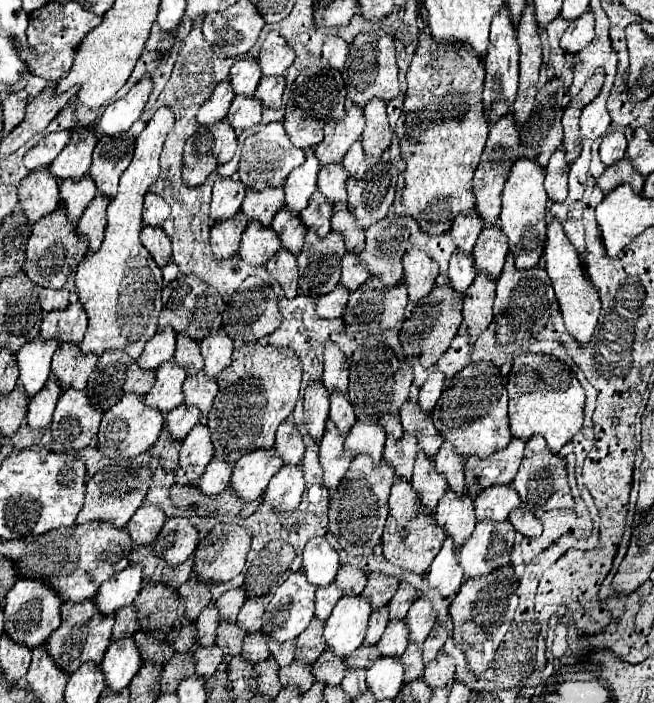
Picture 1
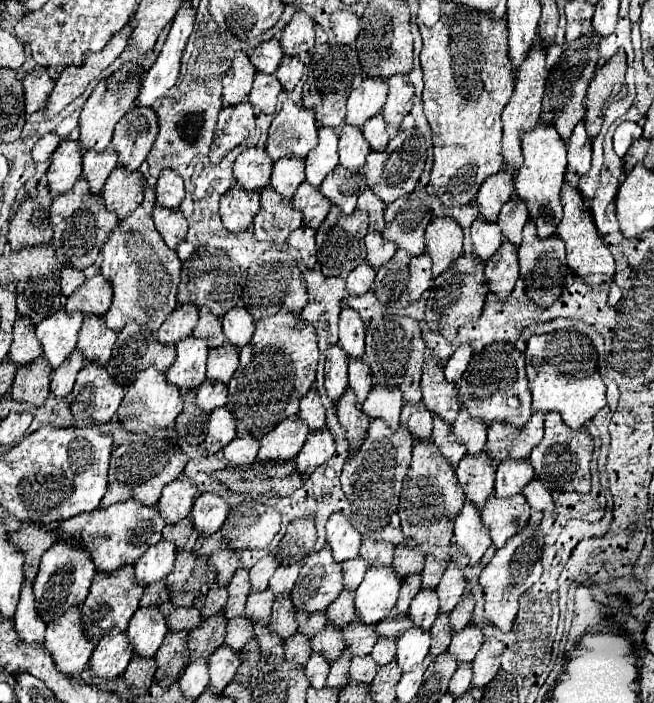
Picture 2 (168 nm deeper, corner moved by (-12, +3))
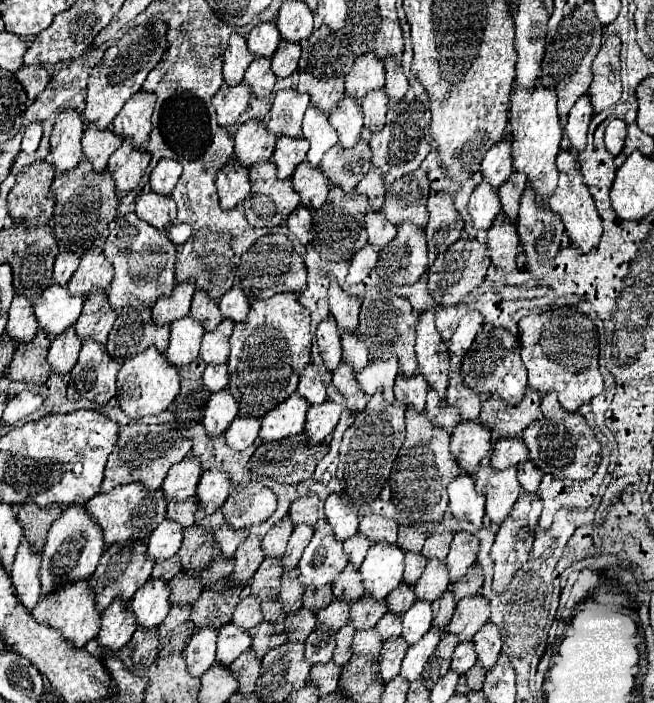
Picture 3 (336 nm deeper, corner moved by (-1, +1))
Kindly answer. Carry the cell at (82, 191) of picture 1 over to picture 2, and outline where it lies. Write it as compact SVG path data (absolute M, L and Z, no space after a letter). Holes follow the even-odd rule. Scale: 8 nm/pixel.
M86 151L82 155L82 179L90 183L90 191L94 195L100 195L108 175L116 169L118 159L116 151L104 151L102 155L94 155L94 151Z

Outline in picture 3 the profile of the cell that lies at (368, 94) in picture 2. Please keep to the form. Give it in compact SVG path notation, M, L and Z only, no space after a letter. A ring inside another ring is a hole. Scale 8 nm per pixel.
M373 51L357 57L351 71L345 77L345 93L355 95L359 101L365 93L373 89L381 89L385 85L385 65Z

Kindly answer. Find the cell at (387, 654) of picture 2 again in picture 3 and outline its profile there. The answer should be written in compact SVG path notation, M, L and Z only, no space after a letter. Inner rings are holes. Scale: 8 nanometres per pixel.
M387 611L381 617L381 621L377 623L377 629L383 635L383 639L389 639L391 635L401 635L401 631L403 631L403 619L399 615Z

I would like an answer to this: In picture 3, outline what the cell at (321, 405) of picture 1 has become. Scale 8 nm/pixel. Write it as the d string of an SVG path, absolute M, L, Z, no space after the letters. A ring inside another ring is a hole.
M331 315L317 325L315 337L317 337L321 357L327 365L327 369L331 369L331 371L337 369L337 365L341 363L341 357L343 357L343 349L341 349L341 331Z

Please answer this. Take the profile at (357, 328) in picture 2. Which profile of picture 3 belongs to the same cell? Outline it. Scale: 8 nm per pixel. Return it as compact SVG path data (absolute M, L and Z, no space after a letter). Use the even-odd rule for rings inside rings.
M331 279L331 287L329 287L329 305L331 305L331 315L335 317L337 325L343 331L355 331L357 329L361 299L343 291L335 279Z

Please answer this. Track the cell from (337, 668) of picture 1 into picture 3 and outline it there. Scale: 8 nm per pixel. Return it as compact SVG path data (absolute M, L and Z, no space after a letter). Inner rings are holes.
M363 595L351 605L351 621L355 629L365 629L365 627L375 627L377 621L387 613L387 601L373 599L371 595Z

